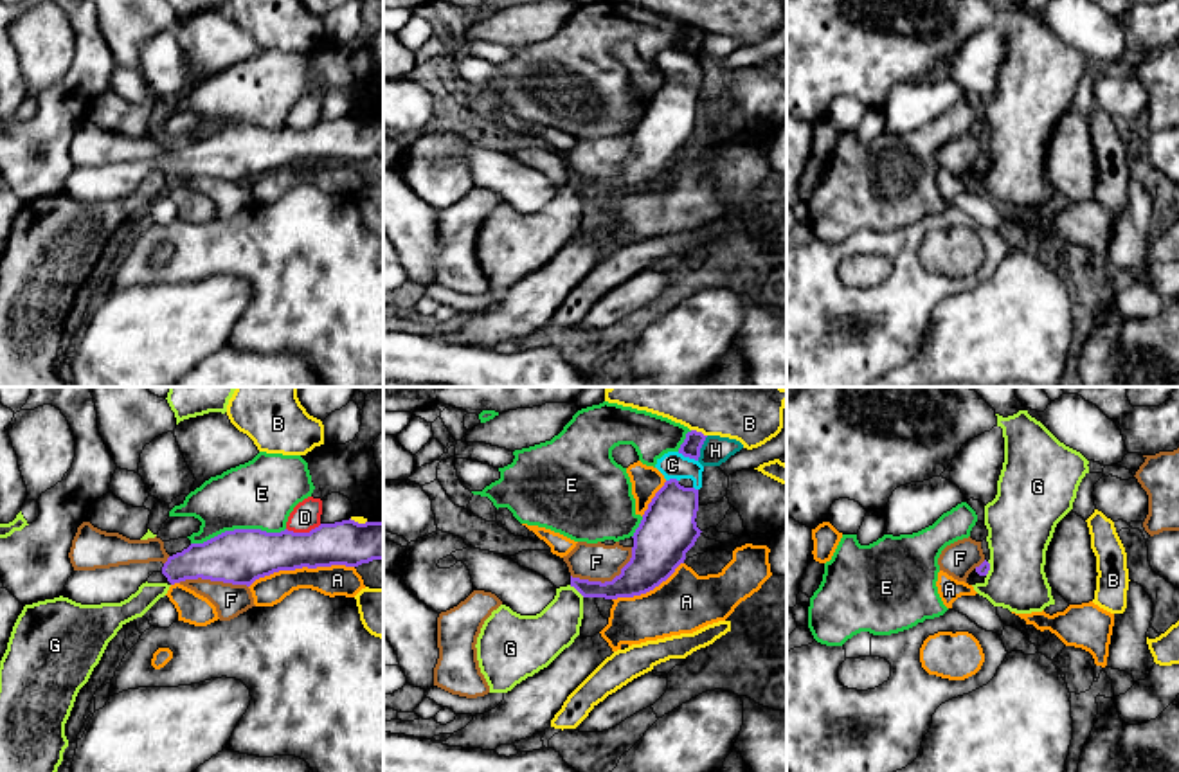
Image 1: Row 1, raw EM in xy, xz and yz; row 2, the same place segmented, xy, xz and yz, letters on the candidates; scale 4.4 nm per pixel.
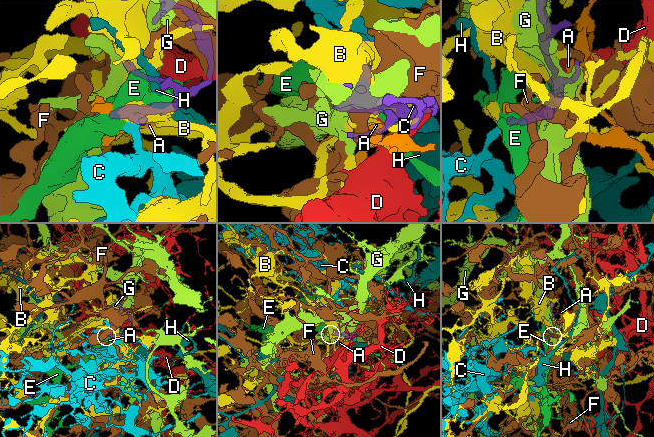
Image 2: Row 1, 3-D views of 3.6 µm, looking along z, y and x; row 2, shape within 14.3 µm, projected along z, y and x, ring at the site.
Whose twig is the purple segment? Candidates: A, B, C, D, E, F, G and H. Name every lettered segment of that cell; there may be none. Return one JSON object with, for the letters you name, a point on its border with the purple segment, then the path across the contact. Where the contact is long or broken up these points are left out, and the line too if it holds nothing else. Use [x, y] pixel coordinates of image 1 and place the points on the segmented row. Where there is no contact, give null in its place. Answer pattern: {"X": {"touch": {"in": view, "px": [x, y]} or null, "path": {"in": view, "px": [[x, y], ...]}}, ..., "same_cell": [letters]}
{"same_cell": []}

